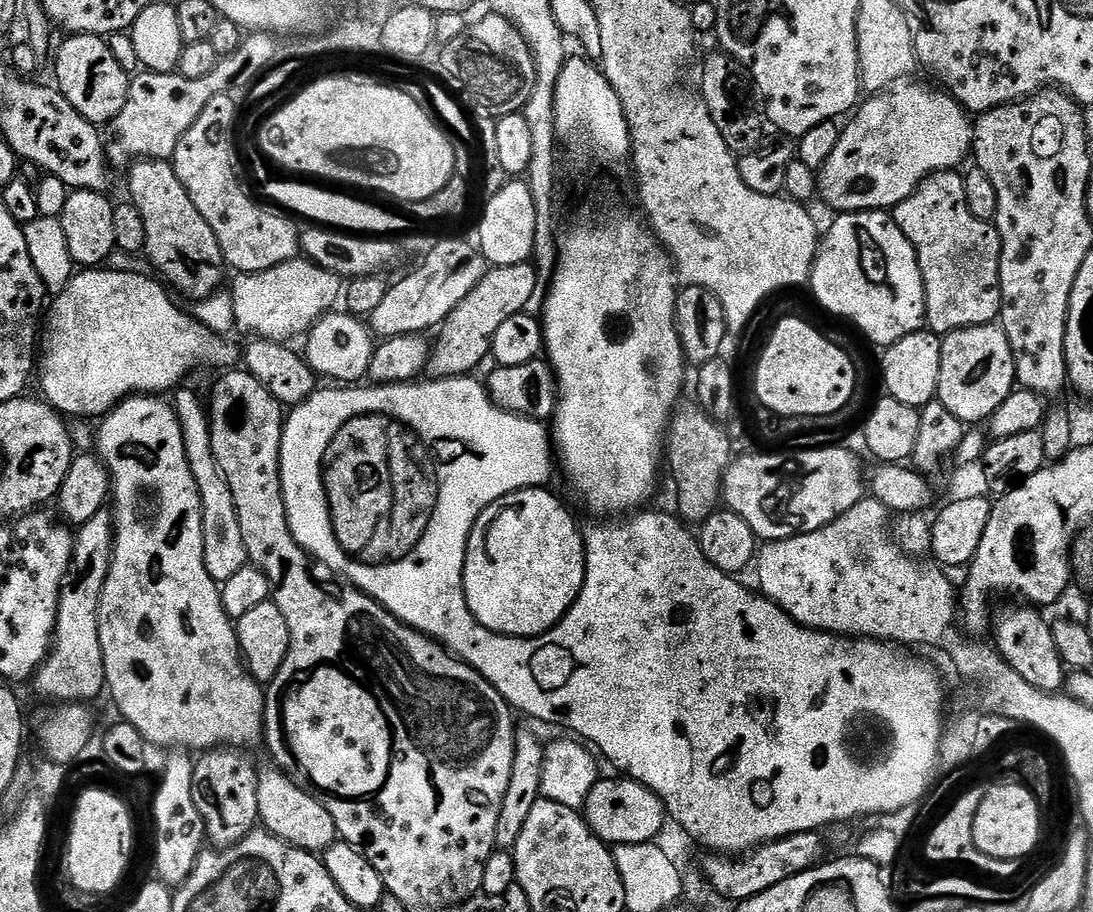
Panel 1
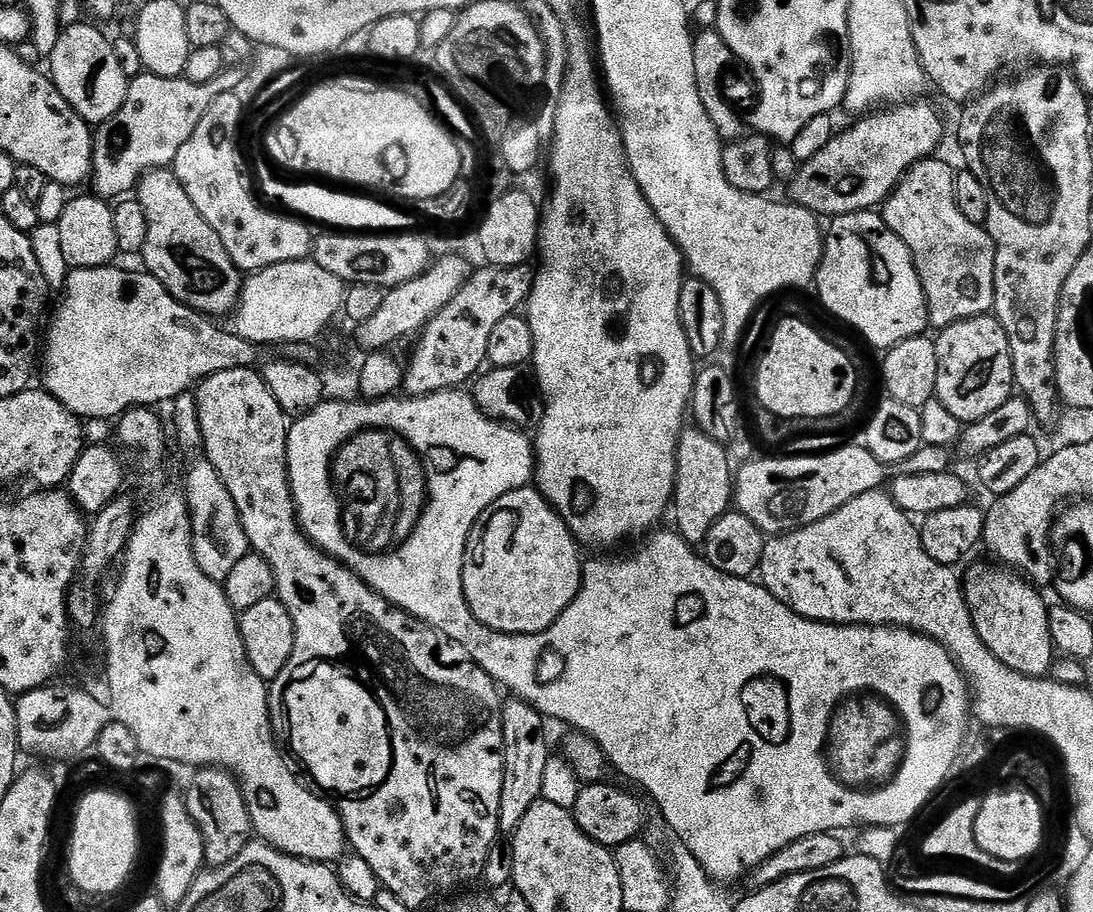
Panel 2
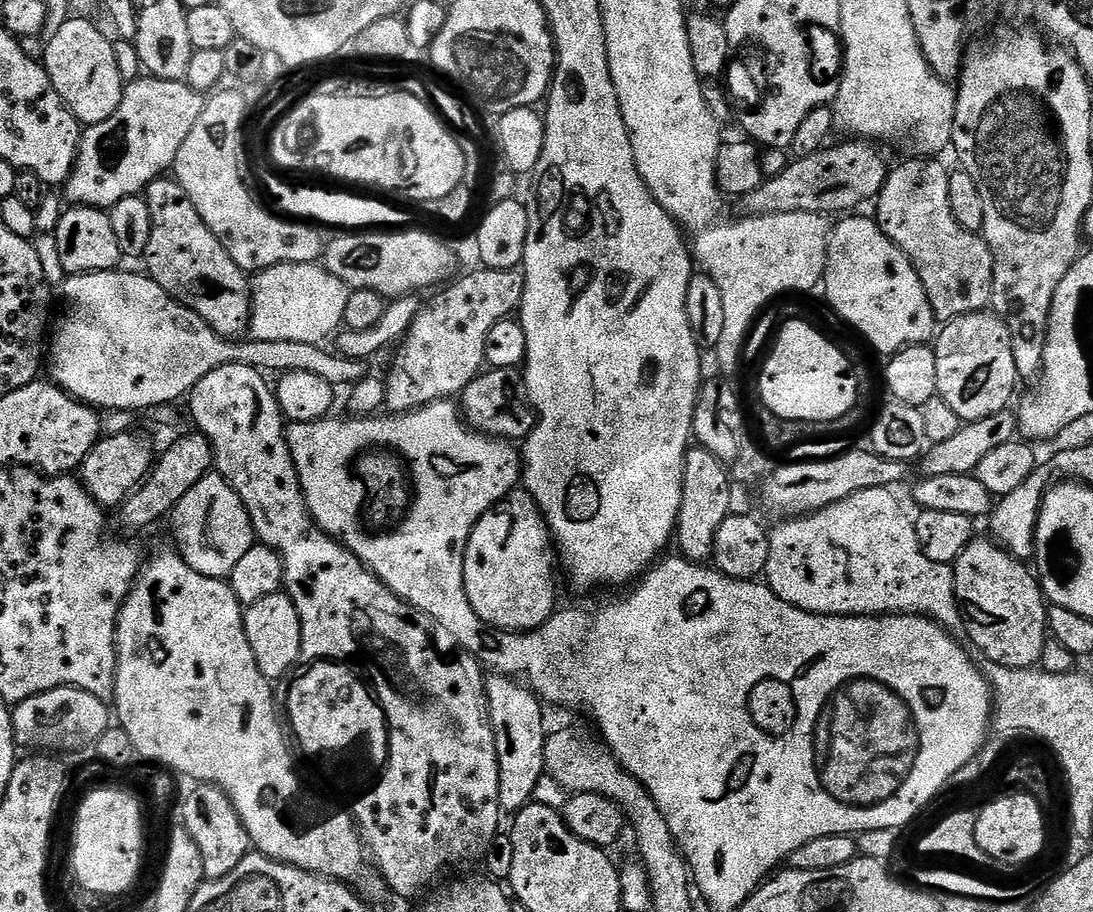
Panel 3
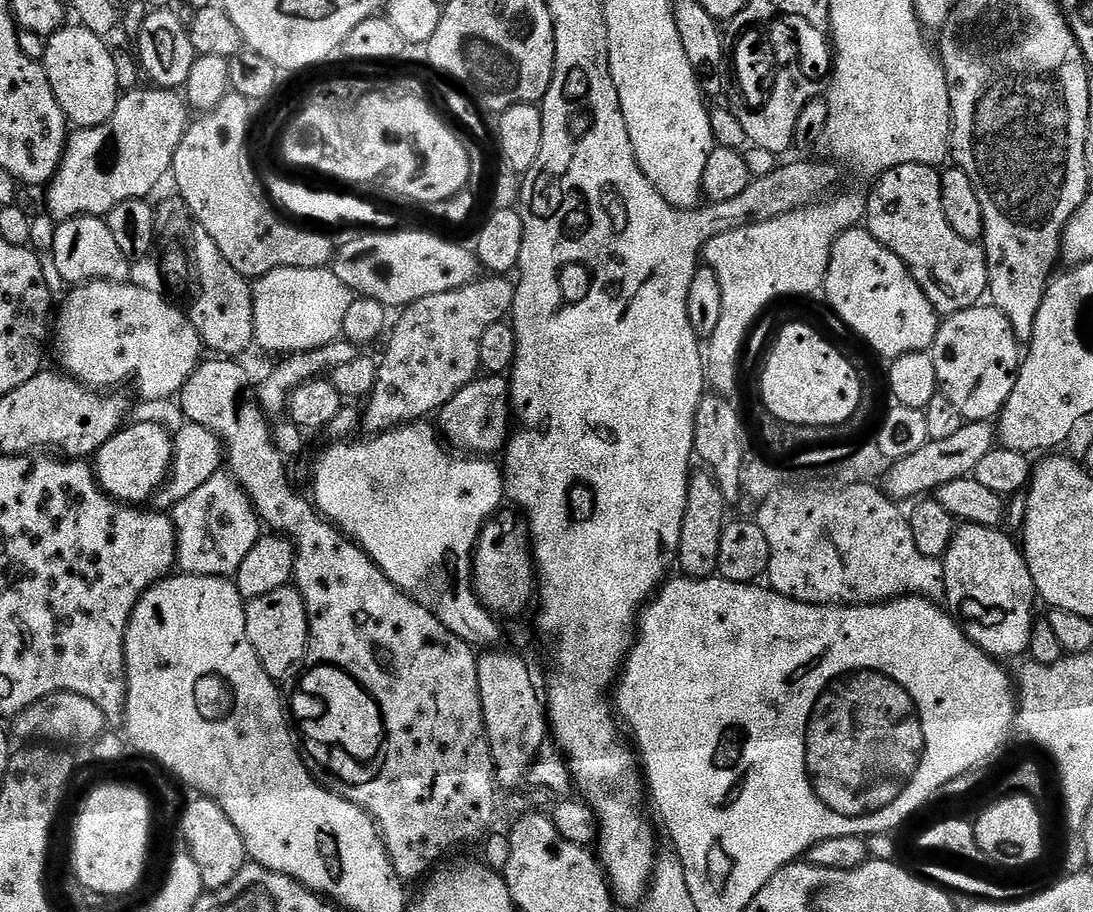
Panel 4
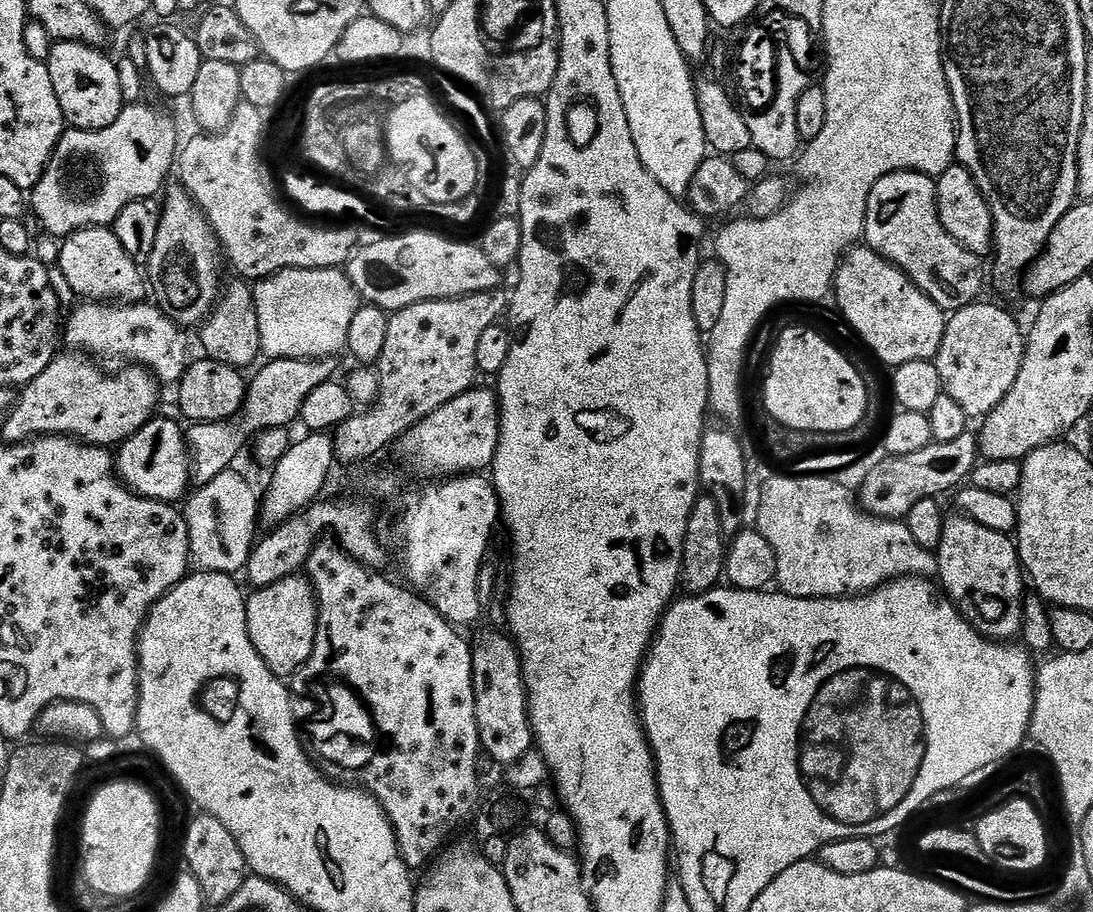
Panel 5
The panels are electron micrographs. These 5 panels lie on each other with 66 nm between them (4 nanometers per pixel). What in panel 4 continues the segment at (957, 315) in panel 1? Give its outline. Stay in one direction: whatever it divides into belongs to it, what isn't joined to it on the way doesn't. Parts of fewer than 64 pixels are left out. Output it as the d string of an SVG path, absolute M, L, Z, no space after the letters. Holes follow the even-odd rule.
M917 164L894 166L883 173L873 183L877 184L873 186L868 200L866 196L866 227L878 242L882 242L882 246L902 258L926 298L930 298L941 317L947 318L956 312L977 307L983 301L980 299L988 296L988 259L977 241L962 238L962 234L957 234L950 227L950 222L946 222L946 210L942 210L940 177L941 173L936 168Z

